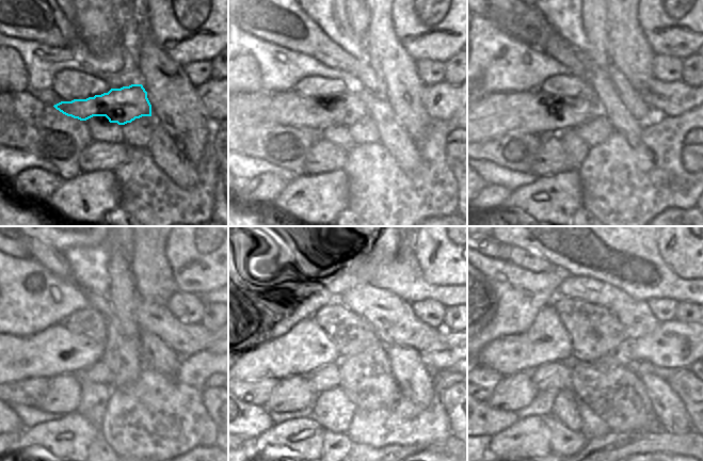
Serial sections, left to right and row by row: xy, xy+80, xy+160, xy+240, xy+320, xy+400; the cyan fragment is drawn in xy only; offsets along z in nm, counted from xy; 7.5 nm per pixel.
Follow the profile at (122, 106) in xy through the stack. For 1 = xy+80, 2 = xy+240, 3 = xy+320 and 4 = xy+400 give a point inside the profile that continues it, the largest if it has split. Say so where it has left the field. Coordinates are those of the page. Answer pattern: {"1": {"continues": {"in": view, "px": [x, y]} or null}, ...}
{"1": {"continues": {"in": "xy+80", "px": [290, 109]}}, "2": {"continues": {"in": "xy+240", "px": [56, 350]}}, "3": {"continues": {"in": "xy+320", "px": [302, 347]}}, "4": {"continues": {"in": "xy+400", "px": [547, 340]}}}

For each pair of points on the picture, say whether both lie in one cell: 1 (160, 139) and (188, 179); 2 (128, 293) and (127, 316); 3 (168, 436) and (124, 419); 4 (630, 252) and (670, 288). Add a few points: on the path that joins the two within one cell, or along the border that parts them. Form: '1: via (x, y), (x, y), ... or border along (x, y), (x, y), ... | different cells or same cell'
1: via (162, 148), (179, 170) | same cell
2: via (127, 299), (127, 311) | same cell
3: via (157, 426), (150, 419), (134, 419) | same cell
4: via (640, 260), (660, 281) | same cell

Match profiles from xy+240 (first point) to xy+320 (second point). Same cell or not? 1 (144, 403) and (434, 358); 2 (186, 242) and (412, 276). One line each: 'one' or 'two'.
1: two
2: two

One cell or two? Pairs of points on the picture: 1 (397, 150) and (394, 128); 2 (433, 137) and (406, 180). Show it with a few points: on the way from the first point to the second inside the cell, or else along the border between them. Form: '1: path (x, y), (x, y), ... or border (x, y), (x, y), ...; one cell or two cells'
1: path (397, 145), (394, 133); one cell
2: path (432, 149), (432, 161), (419, 174); one cell

